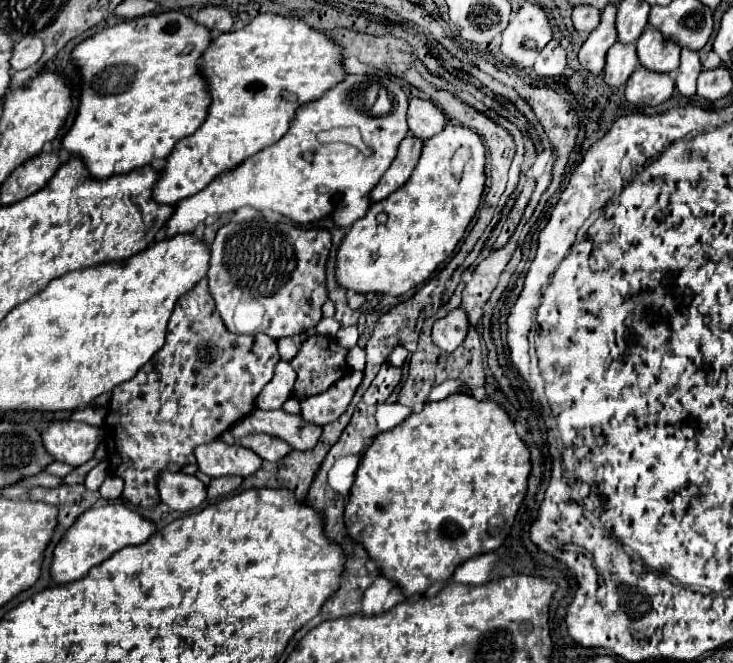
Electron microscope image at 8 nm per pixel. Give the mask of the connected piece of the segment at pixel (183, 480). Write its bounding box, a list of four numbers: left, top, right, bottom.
[157,472,207,512]

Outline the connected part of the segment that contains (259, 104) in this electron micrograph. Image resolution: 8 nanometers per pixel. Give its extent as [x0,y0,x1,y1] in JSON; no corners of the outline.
[153,14,347,206]

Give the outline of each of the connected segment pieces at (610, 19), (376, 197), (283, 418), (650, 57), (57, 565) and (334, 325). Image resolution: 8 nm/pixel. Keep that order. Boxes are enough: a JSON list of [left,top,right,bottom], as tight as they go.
[[579,4,617,74],[371,136,423,202],[231,410,323,450],[637,26,679,72],[51,504,155,584],[315,318,339,336]]

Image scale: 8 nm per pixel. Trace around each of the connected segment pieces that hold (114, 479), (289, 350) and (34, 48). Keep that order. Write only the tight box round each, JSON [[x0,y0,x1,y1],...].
[[99,474,123,500],[277,337,299,362],[11,36,43,70]]

